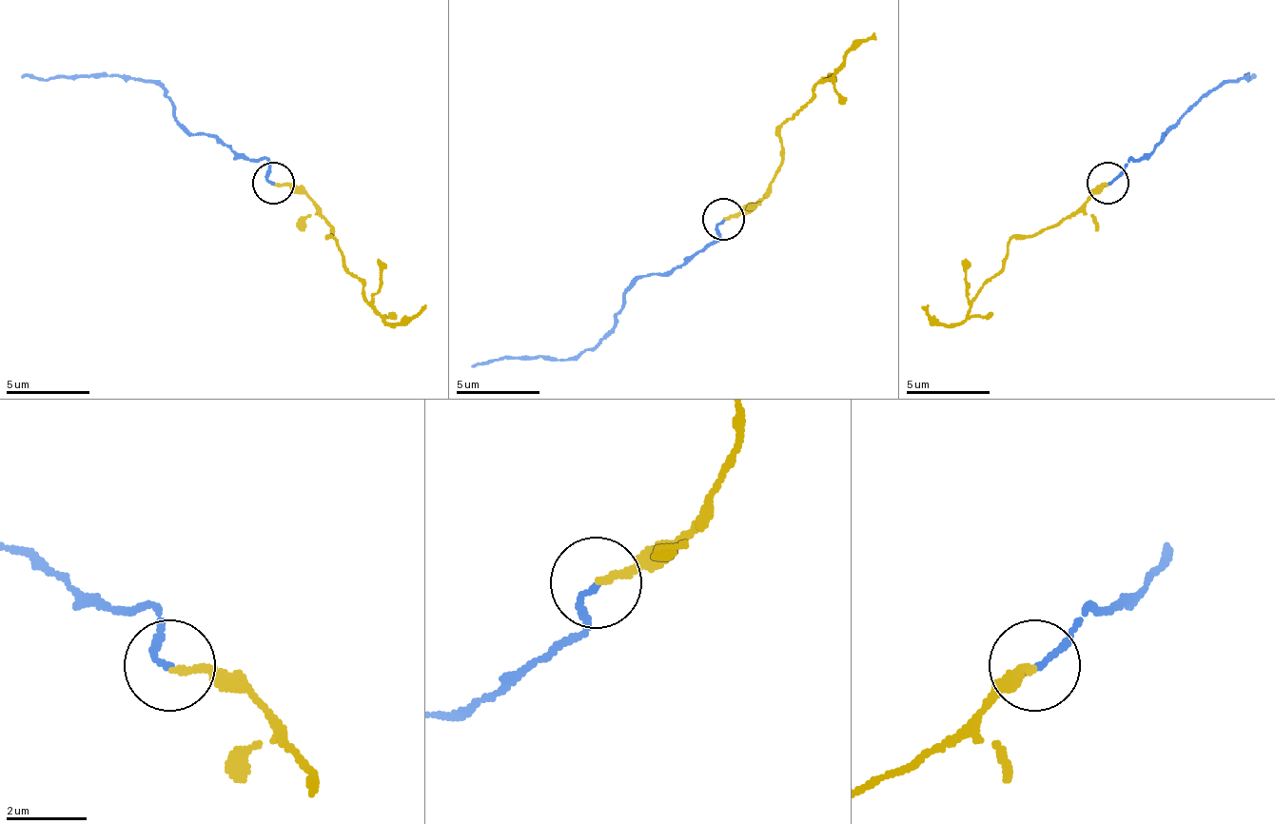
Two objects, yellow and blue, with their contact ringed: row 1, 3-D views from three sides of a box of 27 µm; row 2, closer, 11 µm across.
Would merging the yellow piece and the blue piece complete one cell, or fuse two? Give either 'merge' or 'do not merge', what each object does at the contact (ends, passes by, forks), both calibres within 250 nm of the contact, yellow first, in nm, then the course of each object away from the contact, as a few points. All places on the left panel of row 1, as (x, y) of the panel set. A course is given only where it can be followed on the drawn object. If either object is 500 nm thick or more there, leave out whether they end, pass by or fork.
merge; yellow ends; blue ends; calibres 160 and 140 nm; course yellow (274, 186), (295, 186), (320, 211), (332, 227), (328, 236), (341, 265), (387, 324), (408, 324), (424, 307); course blue (274, 182), (265, 161), (236, 156), (224, 144), (194, 135), (173, 114), (165, 89), (140, 77), (23, 72)

